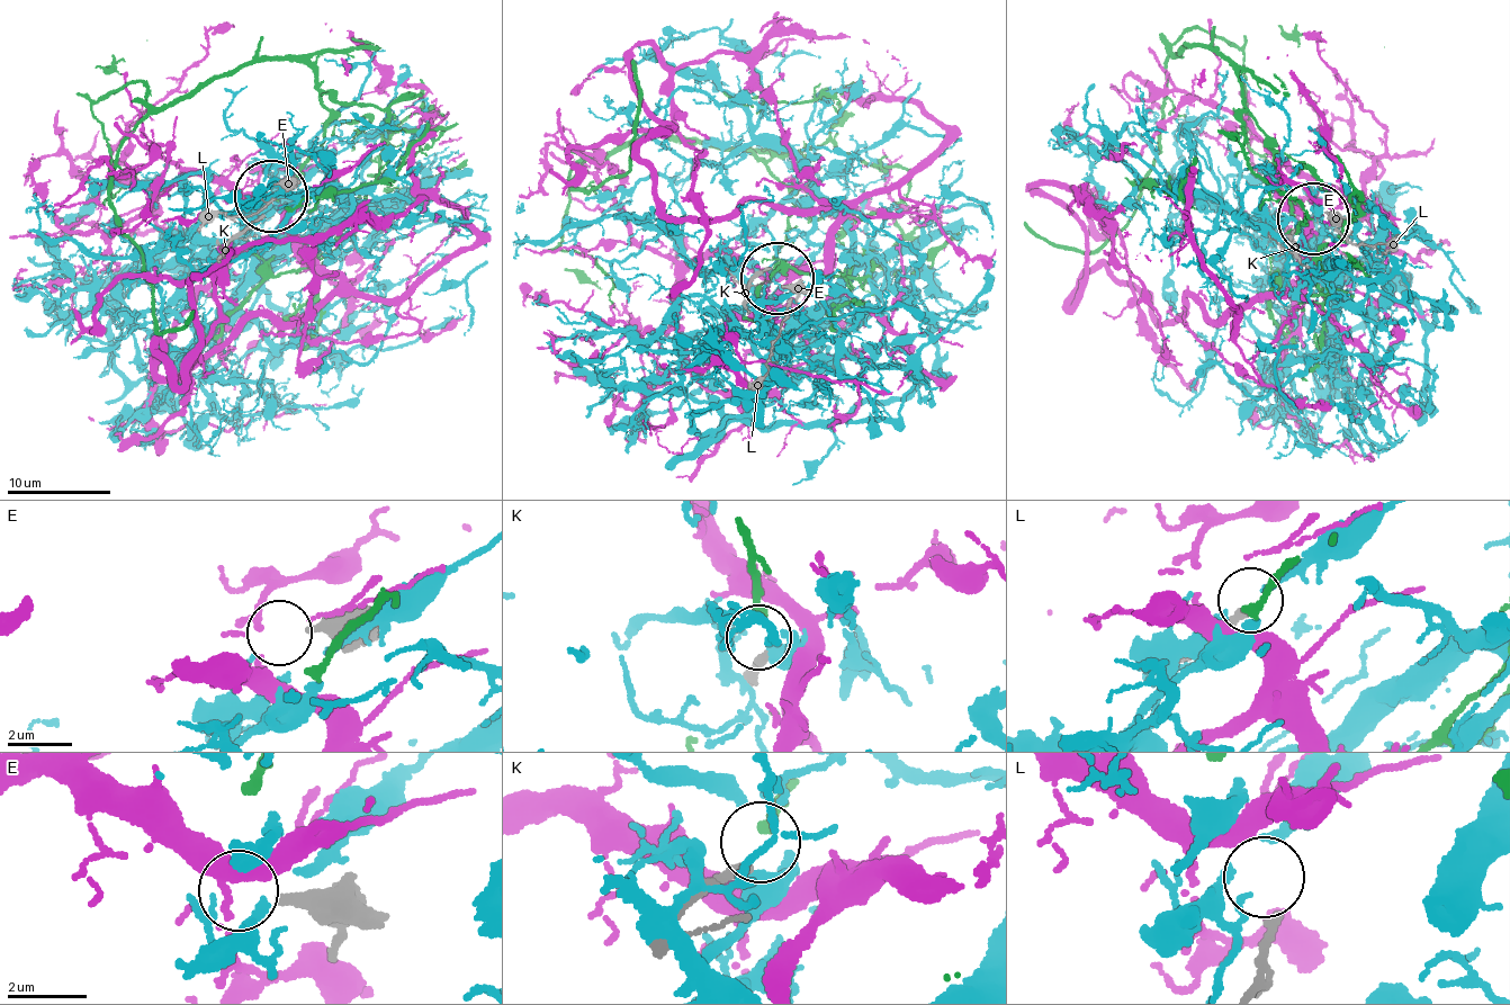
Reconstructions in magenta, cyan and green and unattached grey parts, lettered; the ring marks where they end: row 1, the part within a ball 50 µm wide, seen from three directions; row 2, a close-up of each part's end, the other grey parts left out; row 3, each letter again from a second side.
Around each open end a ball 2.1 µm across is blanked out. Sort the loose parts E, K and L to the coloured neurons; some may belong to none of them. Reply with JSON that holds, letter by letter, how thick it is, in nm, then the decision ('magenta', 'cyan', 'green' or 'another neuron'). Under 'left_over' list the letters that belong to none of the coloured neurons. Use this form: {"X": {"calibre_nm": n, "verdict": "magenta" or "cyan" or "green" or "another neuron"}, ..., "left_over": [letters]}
{"E": {"calibre_nm": 300, "verdict": "another neuron"}, "K": {"calibre_nm": 280, "verdict": "green"}, "L": {"calibre_nm": 220, "verdict": "another neuron"}, "left_over": ["E", "L"]}

